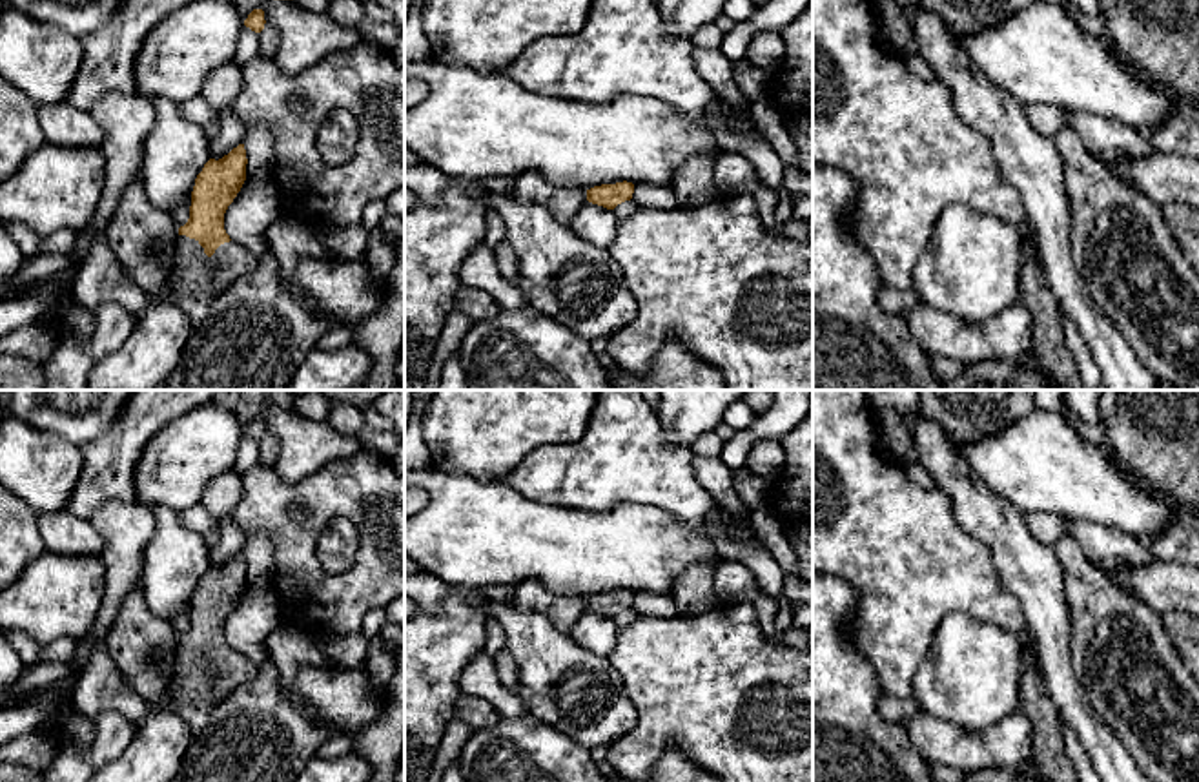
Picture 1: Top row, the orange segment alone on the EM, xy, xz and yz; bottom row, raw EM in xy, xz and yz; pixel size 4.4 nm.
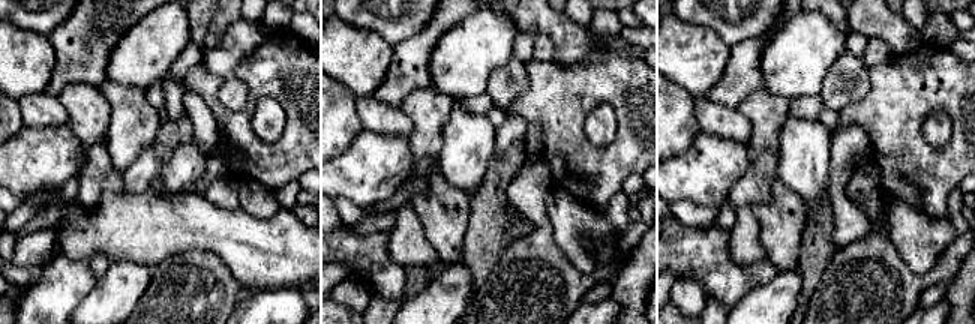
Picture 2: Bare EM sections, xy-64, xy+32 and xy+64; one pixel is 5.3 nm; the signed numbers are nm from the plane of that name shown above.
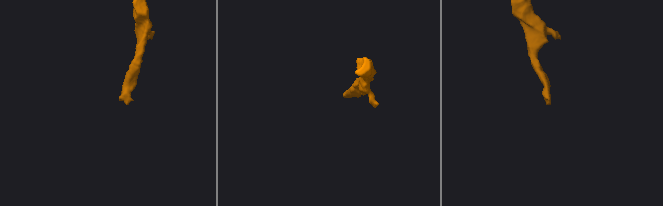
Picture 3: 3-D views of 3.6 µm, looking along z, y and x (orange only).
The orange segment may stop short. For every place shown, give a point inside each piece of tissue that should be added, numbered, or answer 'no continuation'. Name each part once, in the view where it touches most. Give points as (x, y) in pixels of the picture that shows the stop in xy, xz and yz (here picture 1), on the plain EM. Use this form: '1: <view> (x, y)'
1: xy (195, 688)

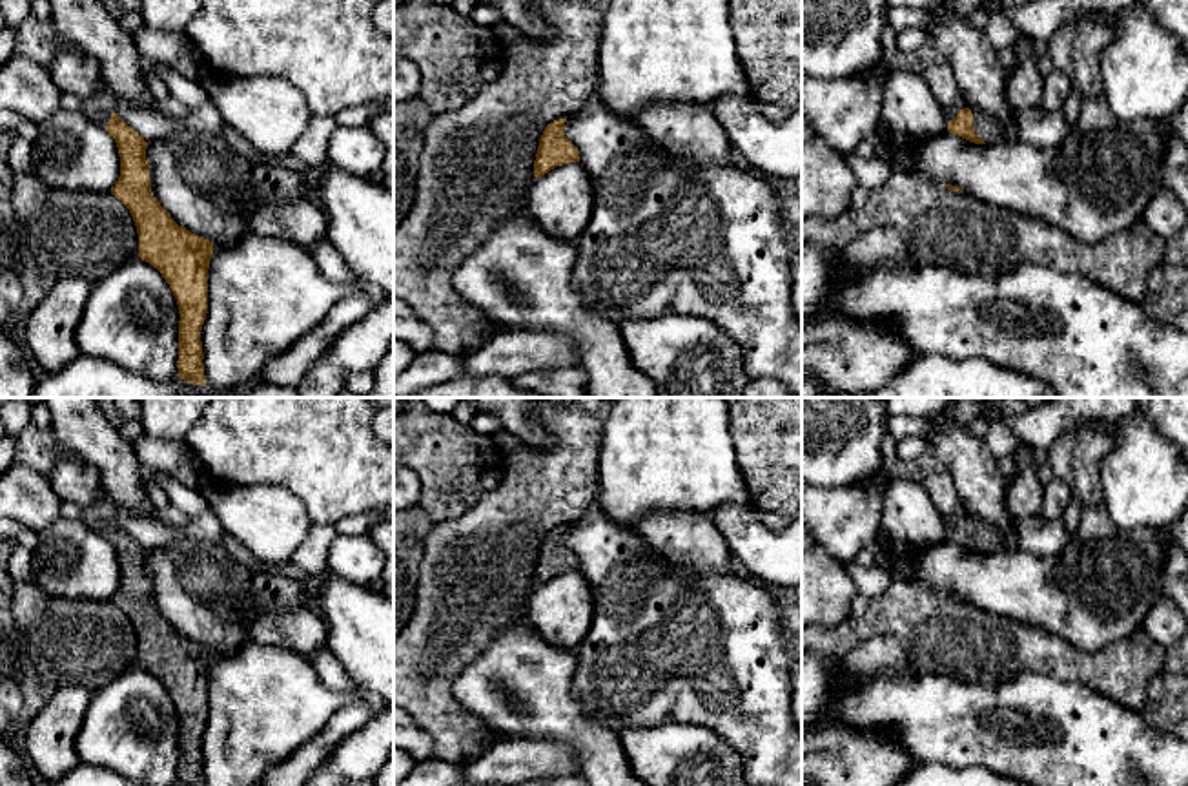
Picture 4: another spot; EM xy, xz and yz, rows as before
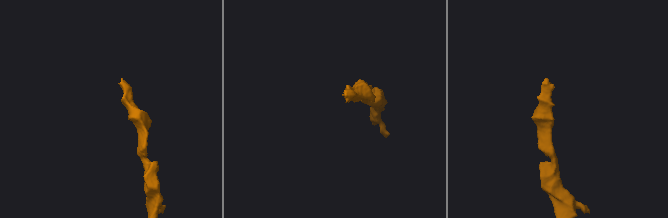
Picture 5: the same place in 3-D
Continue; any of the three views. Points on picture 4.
1: yz (988, 538)

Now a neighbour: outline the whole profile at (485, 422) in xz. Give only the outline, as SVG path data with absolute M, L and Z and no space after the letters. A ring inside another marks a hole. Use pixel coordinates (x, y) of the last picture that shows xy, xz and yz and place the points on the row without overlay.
M477 410L476 418L470 421L470 427L488 436L503 430L501 419L496 414L486 412L486 410Z

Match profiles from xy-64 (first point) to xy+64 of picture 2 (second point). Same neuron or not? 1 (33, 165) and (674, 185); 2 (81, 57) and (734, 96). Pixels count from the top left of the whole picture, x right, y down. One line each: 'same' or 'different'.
1: same
2: same

